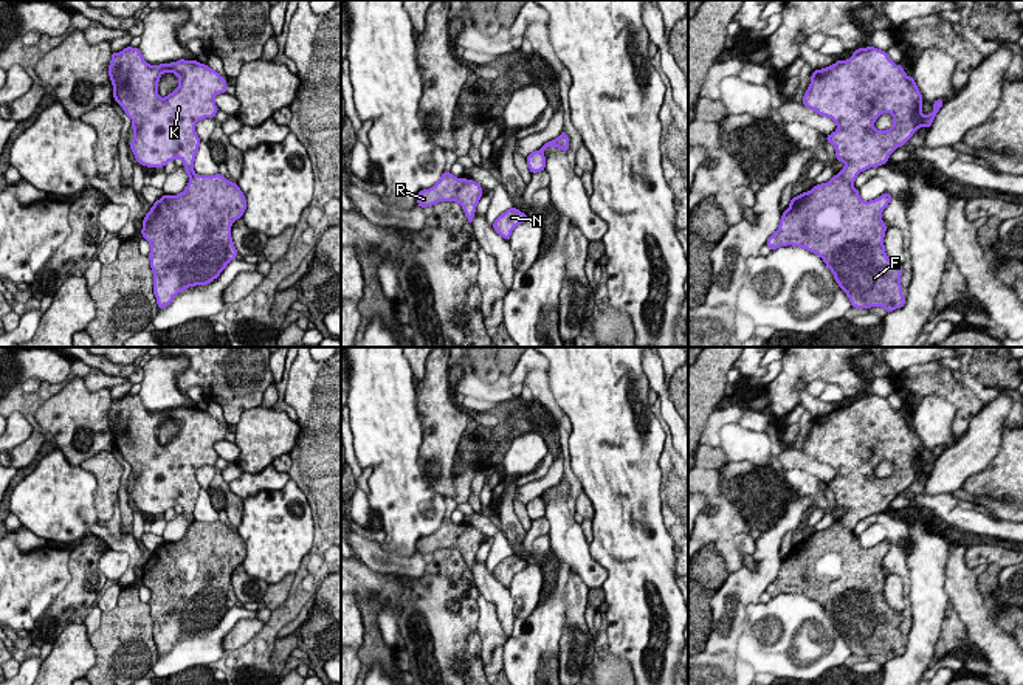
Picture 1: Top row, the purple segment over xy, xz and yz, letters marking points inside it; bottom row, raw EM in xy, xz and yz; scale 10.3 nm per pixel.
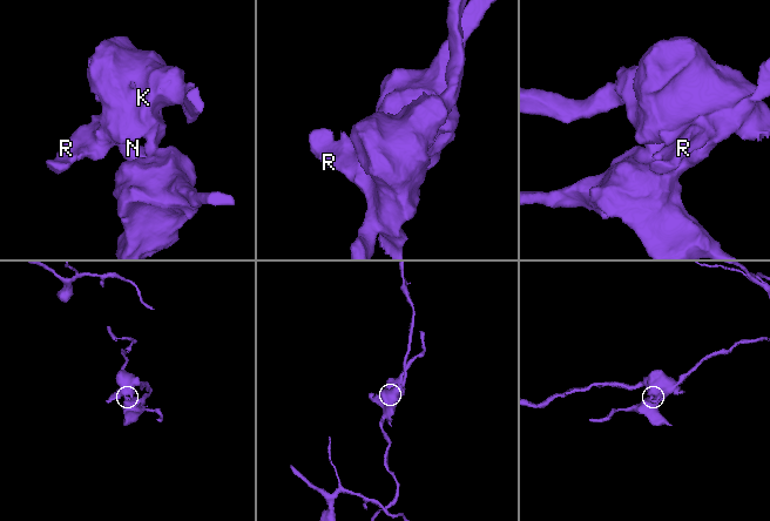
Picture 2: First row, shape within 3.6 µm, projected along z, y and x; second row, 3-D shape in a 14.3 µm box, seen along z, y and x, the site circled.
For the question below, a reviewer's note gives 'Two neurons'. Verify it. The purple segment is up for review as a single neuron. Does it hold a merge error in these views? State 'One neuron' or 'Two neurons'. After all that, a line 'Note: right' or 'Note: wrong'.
Two neurons
Note: right

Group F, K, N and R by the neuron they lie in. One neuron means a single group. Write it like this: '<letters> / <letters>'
F N / K R

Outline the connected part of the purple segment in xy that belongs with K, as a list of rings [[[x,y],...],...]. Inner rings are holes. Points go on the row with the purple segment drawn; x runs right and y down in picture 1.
[[[130,45],[119,53],[112,53],[108,76],[113,85],[113,98],[132,119],[133,139],[130,150],[136,161],[147,167],[164,167],[180,158],[183,167],[194,177],[194,161],[200,146],[195,124],[205,118],[214,118],[219,112],[214,98],[226,93],[228,82],[206,64],[180,59],[170,64],[149,65],[140,48]],[[163,73],[174,73],[180,84],[166,98],[158,95],[158,82]]]

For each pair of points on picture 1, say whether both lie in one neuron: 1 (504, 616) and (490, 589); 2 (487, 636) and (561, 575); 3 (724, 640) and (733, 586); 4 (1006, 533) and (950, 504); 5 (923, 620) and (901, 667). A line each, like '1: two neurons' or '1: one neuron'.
1: one neuron
2: two neurons
3: one neuron
4: one neuron
5: one neuron

